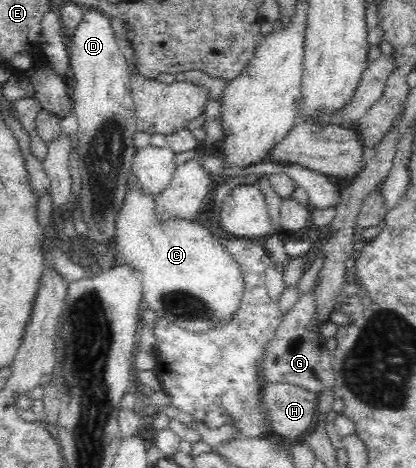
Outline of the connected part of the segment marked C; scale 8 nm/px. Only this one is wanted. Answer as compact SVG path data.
M138 182L135 184L136 186L127 185L117 213L115 245L118 262L131 265L139 273L144 304L156 315L168 318L190 332L204 332L216 320L227 320L240 303L244 280L239 263L234 261L217 240L218 236L224 236L223 233L208 230L192 220L161 221L156 215L156 198L142 189Z

